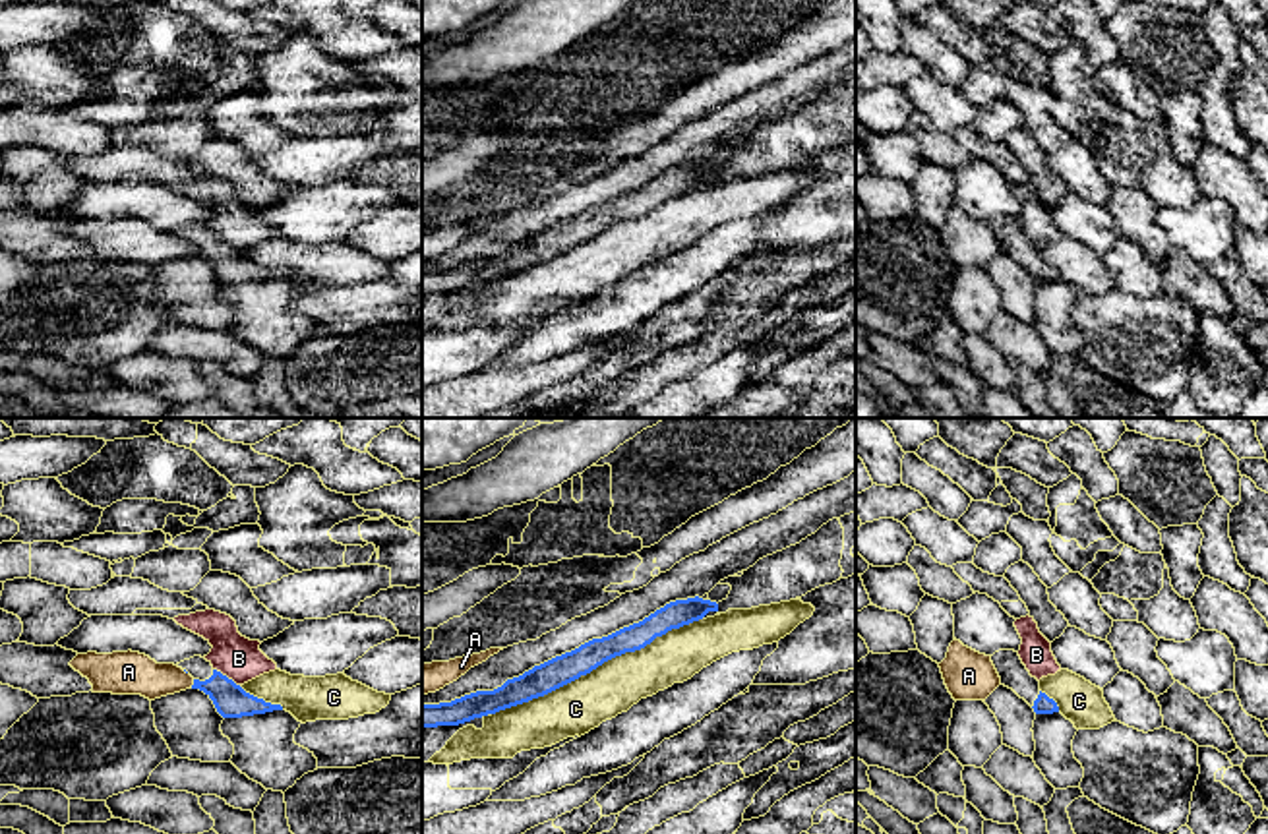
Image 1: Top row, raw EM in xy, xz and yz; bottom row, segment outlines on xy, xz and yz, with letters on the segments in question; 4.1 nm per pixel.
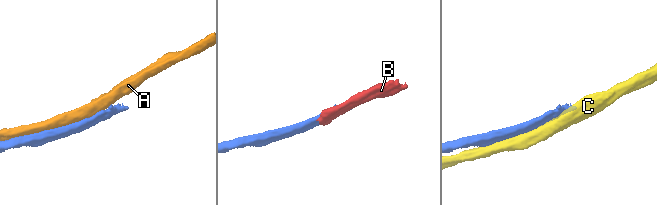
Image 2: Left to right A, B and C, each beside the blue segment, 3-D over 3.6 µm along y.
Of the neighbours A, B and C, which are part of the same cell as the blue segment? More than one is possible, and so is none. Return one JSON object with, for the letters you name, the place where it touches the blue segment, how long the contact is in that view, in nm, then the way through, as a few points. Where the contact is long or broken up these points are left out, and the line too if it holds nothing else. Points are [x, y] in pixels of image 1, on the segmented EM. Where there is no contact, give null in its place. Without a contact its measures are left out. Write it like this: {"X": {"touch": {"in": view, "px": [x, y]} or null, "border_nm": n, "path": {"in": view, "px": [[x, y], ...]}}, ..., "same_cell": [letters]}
{"same_cell": []}

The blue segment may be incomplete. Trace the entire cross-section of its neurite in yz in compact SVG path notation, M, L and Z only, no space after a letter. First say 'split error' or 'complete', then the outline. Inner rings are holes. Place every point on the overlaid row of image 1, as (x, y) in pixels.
split error | M999 650L991 656L991 662L1001 677L1001 685L1012 689L1036 714L1059 712L1057 702L1040 691L1040 681L1030 675L1018 652Z

